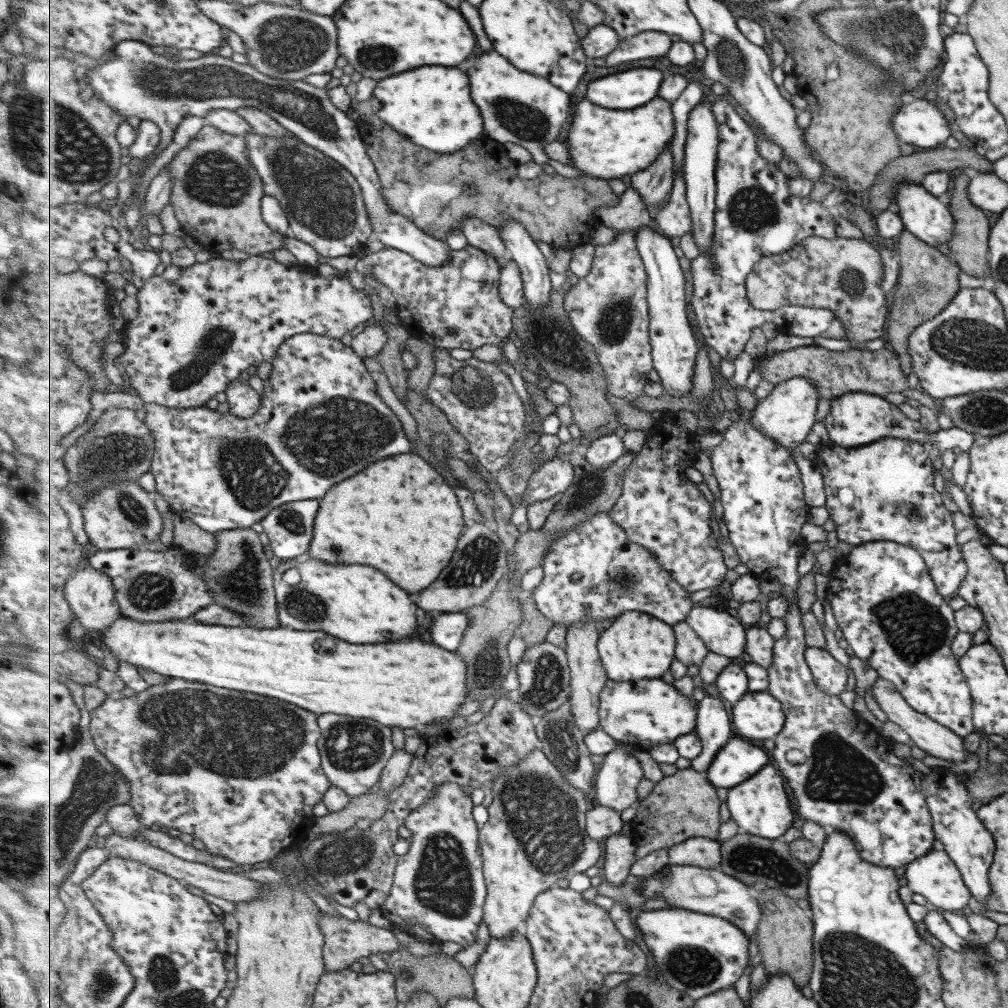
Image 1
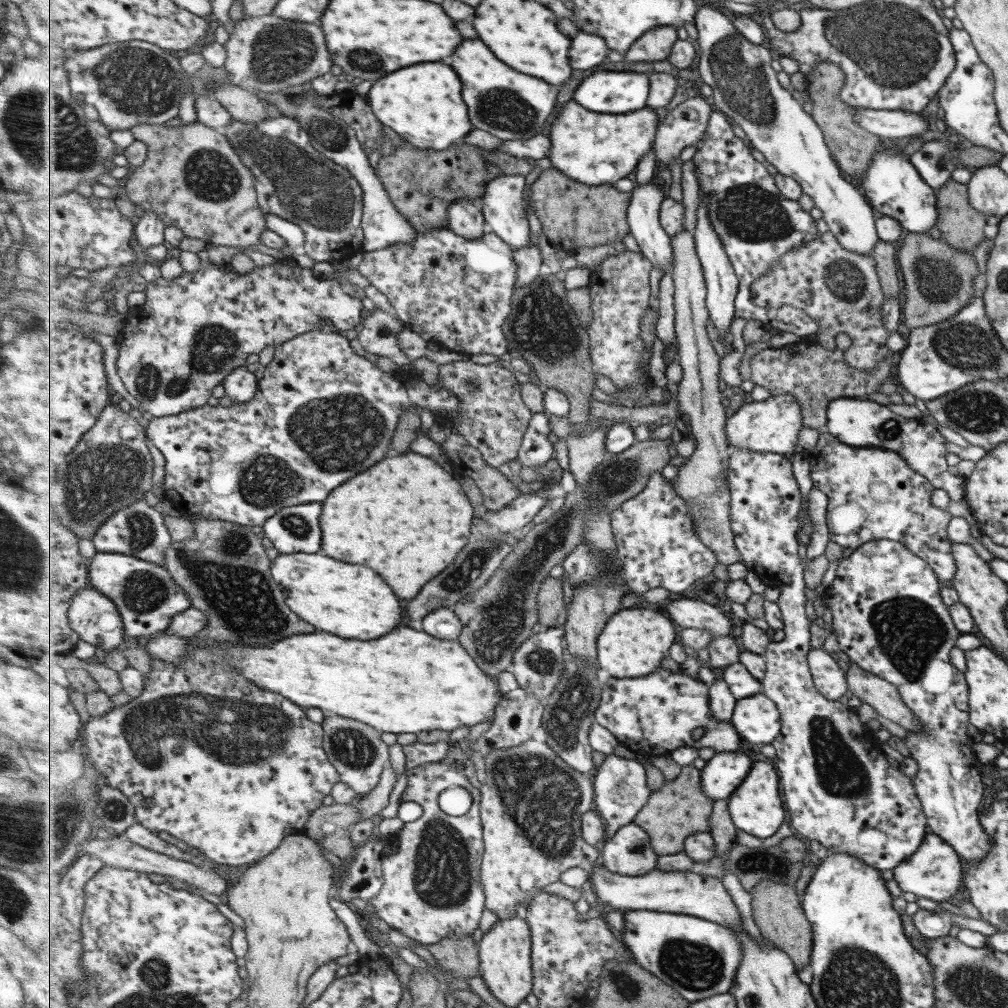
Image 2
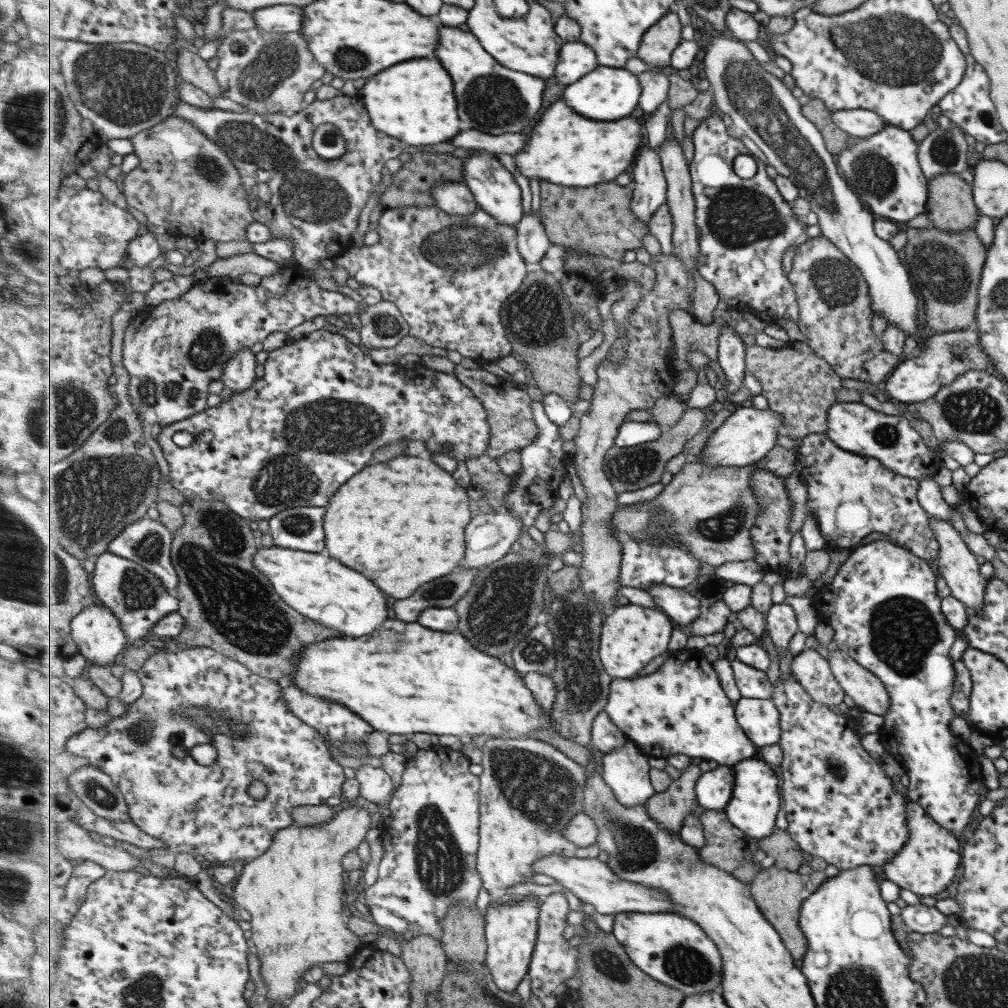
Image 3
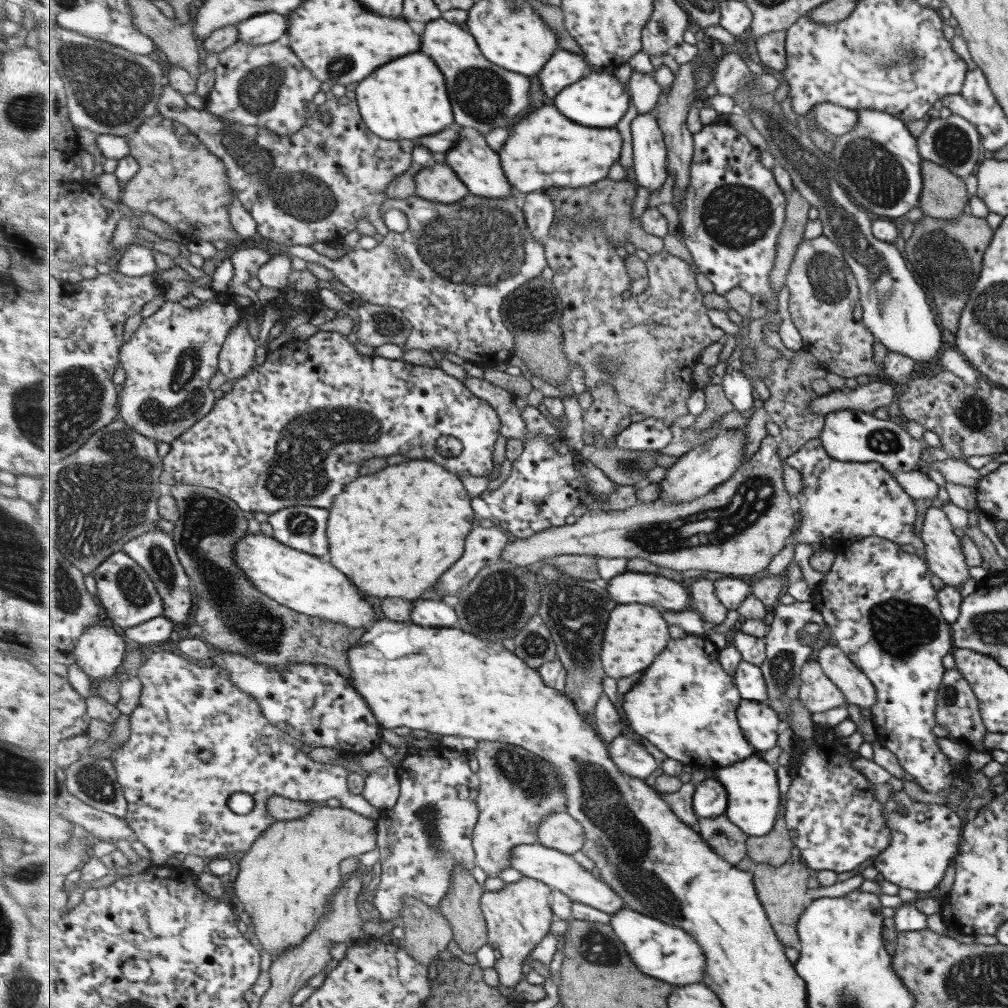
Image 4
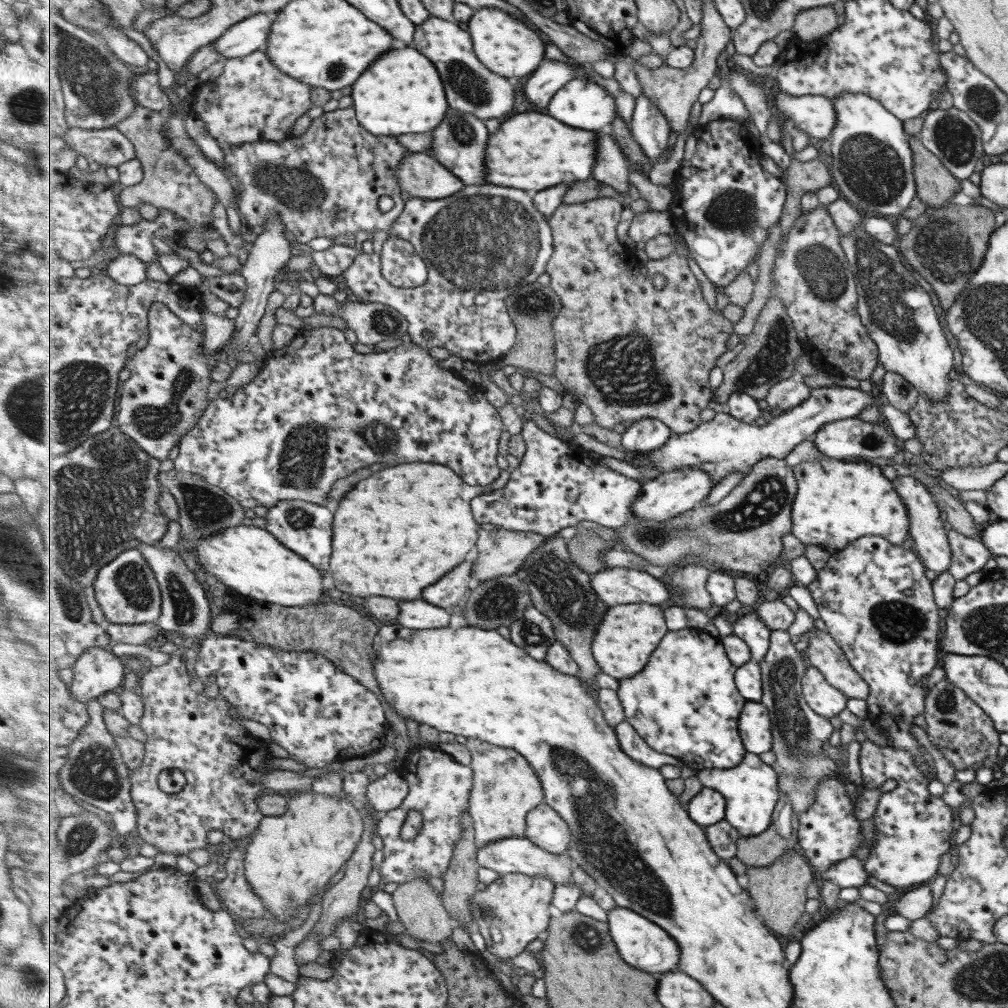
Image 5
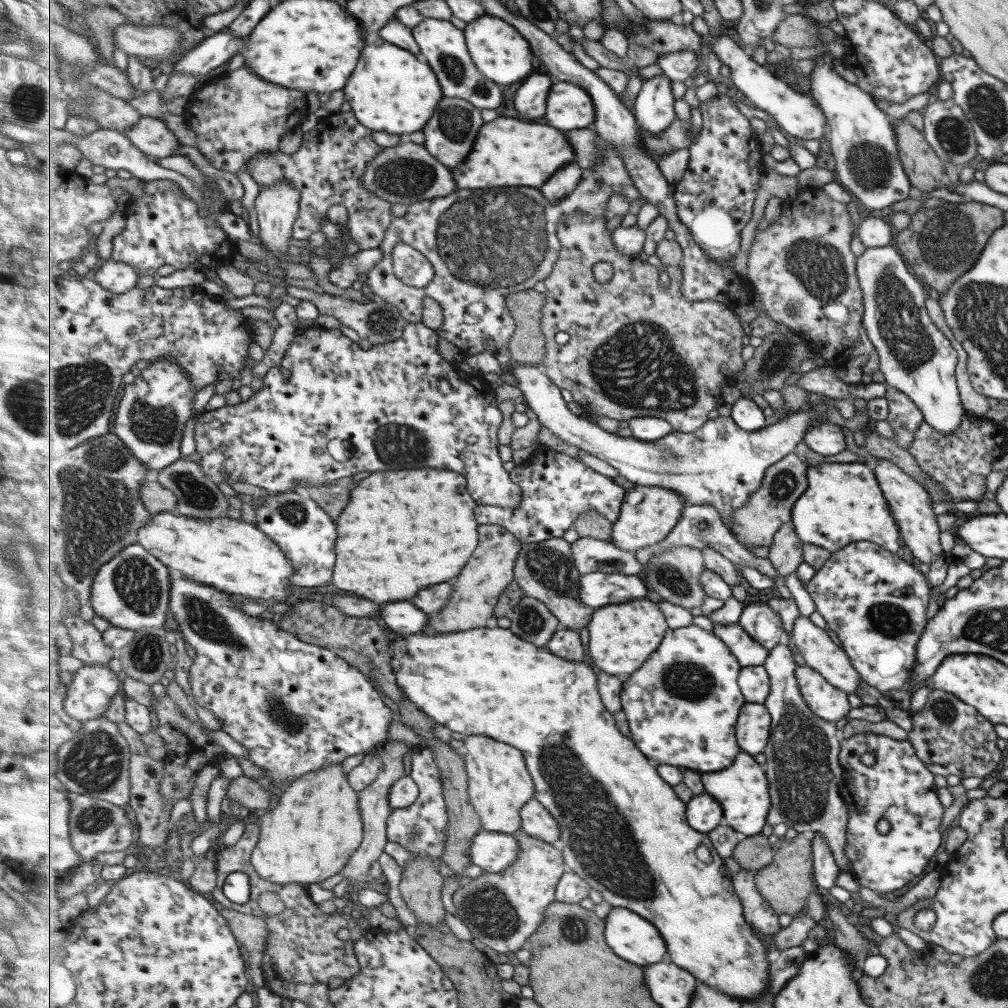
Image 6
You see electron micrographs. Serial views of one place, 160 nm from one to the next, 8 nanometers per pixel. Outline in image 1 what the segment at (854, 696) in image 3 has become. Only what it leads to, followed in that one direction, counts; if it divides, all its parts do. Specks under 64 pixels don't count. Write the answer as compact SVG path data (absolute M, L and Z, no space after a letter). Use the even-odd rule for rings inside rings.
M877 678L875 682L871 684L870 688L873 700L877 703L877 706L885 713L889 722L899 726L899 728L907 734L912 742L912 746L921 749L928 756L948 760L955 764L967 758L968 753L963 749L963 740L961 738L958 738L946 726L938 724L927 716L912 710L889 682Z

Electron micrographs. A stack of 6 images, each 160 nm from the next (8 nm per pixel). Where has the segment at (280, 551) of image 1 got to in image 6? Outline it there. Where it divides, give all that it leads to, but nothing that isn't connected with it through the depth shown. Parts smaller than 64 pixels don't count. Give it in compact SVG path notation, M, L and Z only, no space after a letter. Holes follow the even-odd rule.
M293 490L285 492L285 494L275 494L275 496L267 493L266 495L268 496L266 501L255 510L256 525L286 551L290 563L294 566L294 570L296 570L292 578L294 587L315 588L329 584L331 580L333 581L333 566L335 566L335 556L337 556L335 554L335 542L337 542L335 522L331 520L322 505L306 493Z

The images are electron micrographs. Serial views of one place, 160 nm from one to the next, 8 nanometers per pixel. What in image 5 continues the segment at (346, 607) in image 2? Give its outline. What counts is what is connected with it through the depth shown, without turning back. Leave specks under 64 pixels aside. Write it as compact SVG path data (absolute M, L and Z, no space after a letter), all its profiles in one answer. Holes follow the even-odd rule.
M253 525L224 528L201 539L194 546L194 554L206 572L251 600L304 607L317 605L325 594L329 595L327 588L323 588L323 576L317 566L285 546L266 528Z

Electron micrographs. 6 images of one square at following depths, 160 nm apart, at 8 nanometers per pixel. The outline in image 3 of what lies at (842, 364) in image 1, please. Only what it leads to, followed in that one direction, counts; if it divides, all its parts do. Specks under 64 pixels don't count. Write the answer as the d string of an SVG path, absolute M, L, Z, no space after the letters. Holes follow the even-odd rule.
M794 342L781 349L747 346L746 368L762 382L762 393L769 399L770 408L782 416L782 427L788 436L800 440L795 449L808 434L826 432L826 412L836 402L833 392L841 388L841 378L805 342Z

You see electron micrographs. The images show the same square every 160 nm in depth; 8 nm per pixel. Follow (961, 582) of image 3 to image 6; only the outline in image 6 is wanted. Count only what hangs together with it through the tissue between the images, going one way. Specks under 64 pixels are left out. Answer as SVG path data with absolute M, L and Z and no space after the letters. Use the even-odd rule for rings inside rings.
M885 459L872 460L871 469L875 475L875 481L879 490L882 492L883 498L887 503L890 515L894 518L897 525L901 545L907 546L910 554L913 555L918 562L929 564L939 554L943 554L939 545L939 526L935 521L935 515L931 511L931 498L928 492L911 479L907 474L896 467L892 462Z

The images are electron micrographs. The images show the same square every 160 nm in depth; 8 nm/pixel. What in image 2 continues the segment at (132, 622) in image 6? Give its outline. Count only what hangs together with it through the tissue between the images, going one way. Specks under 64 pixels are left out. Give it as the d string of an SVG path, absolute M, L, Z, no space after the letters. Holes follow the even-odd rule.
M98 552L89 563L90 586L101 590L118 606L129 636L157 635L169 626L174 616L193 607L190 595L175 582L174 575L158 563L107 552Z

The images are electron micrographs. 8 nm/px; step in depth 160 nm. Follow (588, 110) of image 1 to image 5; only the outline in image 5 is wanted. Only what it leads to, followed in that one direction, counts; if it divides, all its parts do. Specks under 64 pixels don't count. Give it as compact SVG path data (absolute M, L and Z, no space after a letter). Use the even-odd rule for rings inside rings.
M539 112L517 114L511 120L503 122L501 128L489 138L487 158L485 158L487 182L495 186L519 186L521 190L539 193L540 190L547 190L563 183L573 184L591 179L598 162L598 133L595 132L597 131L571 128L549 114L539 114Z

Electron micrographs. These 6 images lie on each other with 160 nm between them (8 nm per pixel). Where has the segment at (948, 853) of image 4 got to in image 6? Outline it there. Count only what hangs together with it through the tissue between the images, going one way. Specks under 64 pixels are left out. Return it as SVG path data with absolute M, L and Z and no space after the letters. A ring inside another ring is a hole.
M875 733L855 734L844 739L839 762L843 770L840 793L849 812L845 855L850 864L851 874L861 887L878 894L899 890L915 876L923 874L925 865L932 860L933 852L940 849L943 844L945 832L939 832L939 825L944 808L935 793L934 774L931 774L931 771L915 757L915 751L908 741L893 740ZM865 752L870 752L875 757L871 766L865 766L859 760ZM881 819L889 823L889 830L885 834L879 833L875 828L875 824Z

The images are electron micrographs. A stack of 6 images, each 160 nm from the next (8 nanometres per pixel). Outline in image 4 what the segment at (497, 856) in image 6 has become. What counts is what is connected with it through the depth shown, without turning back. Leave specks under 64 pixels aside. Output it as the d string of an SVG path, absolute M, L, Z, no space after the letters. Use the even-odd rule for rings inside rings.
M539 842L530 845L519 845L518 848L515 848L511 867L519 871L523 877L535 878L535 880L546 882L553 889L562 890L574 902L592 906L609 913L611 916L618 910L627 907L626 902L622 900L605 879L602 877L600 879L595 878L591 871L585 870L579 862L575 862L572 855L546 847Z

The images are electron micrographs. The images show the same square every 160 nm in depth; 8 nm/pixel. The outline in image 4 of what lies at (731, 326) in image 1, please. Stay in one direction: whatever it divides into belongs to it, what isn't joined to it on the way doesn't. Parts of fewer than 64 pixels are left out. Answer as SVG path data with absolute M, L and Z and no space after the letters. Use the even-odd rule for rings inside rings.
M712 122L705 125L703 130L700 130L694 135L694 157L691 165L690 186L687 189L687 206L683 209L680 217L680 231L685 244L692 252L695 265L699 272L703 273L714 285L714 292L720 295L727 294L732 288L741 287L751 294L760 294L765 301L777 297L778 294L774 292L773 282L771 282L771 274L775 270L775 262L778 261L778 243L782 236L783 230L786 228L786 212L787 212L787 196L783 194L782 186L779 186L775 178L774 171L765 168L761 164L761 151L759 151L749 140L747 136L743 136L739 130L733 128L729 124L713 124Z

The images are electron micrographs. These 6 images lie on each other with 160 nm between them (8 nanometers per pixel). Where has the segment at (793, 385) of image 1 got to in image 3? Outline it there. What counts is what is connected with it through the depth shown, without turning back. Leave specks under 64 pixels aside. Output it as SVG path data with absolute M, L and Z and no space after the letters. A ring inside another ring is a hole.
M737 406L733 408L732 414L723 422L723 424L716 429L712 437L708 439L706 447L702 451L700 460L712 468L717 466L735 466L735 467L750 467L755 466L763 458L767 456L767 453L770 453L771 450L777 446L777 430L782 427L783 421L782 416L775 412L772 408L767 410L759 410L758 408L752 407L743 407Z

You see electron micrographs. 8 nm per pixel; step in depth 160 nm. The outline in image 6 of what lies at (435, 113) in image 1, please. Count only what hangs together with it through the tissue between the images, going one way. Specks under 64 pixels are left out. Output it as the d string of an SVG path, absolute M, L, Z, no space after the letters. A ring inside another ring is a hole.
M383 37L367 42L359 70L347 81L344 98L352 106L363 126L394 135L423 130L435 114L444 97L442 83L429 64L423 64L417 54L387 42Z

